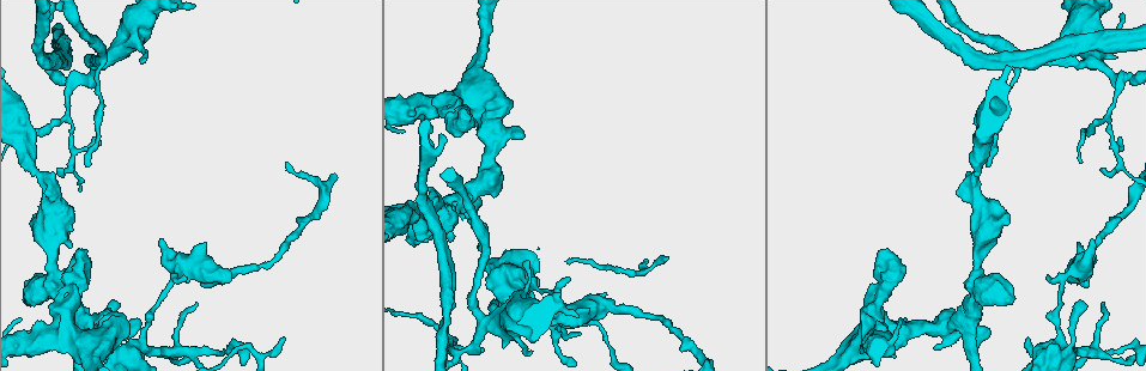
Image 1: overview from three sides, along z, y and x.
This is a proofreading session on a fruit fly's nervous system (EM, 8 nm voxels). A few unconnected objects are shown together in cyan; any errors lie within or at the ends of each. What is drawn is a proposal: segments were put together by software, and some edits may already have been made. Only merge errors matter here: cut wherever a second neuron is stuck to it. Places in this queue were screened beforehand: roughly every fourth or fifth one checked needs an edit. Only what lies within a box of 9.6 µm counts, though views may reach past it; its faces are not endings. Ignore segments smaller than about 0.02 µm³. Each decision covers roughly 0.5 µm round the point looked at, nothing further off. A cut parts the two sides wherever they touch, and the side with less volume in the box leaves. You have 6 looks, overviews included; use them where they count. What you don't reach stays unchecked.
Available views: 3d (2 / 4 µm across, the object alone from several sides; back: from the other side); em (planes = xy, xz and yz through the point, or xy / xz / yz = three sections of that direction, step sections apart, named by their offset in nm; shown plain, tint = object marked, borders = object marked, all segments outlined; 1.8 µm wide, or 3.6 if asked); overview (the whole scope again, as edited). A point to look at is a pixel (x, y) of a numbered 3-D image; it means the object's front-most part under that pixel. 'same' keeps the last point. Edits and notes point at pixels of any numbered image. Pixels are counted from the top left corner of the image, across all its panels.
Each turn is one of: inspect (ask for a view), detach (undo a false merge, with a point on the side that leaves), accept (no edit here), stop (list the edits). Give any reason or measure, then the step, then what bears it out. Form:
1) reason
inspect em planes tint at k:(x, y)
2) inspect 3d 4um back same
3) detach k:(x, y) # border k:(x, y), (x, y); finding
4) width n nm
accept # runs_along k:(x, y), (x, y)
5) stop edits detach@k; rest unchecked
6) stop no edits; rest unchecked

a narrow waist
inspect 3d 2um at 1:(979, 169)

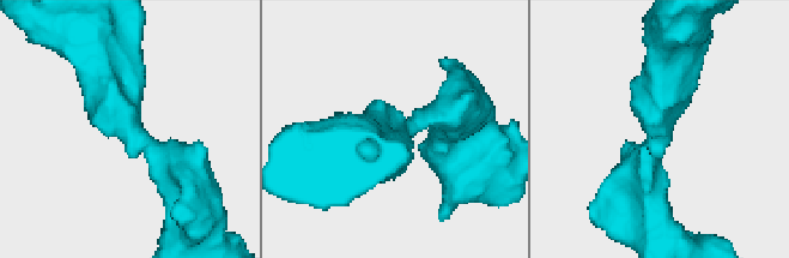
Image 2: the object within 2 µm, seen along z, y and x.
arm_widths 320, 320 nm; need the tissue
inspect em 3.6um planes tint at 2:(400, 129)

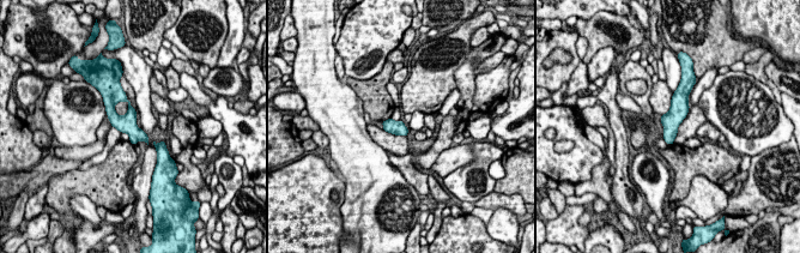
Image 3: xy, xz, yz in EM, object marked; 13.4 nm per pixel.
accept # runs_along 3:(122, 95), (131, 125), (145, 138); continuous, no second neuron

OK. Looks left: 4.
thick turns thin
inspect em 3.6um planes tint at 1:(979, 245)

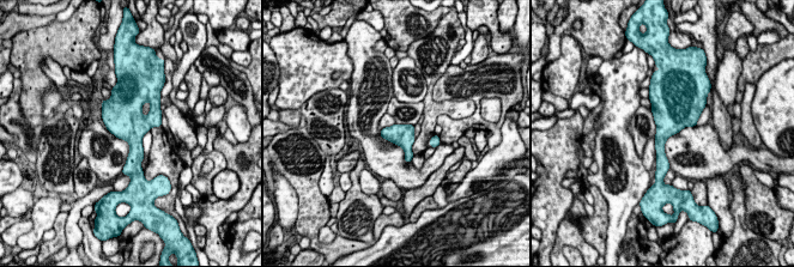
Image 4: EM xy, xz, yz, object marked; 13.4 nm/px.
accept # continuous, no second neuron

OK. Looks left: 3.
thick turns thin
inspect em 3.6um xy step 4 tint at 1:(77, 342)

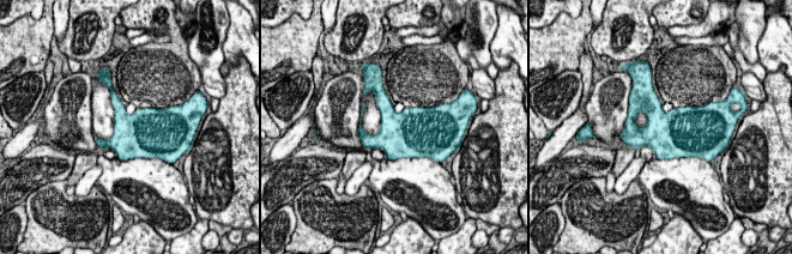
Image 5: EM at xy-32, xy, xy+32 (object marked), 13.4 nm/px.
cut it another way
inspect em 3.6um planes tint same

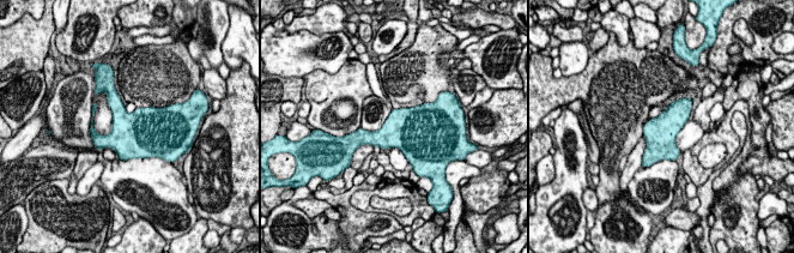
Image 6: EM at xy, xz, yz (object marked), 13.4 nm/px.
accept # one neuron here

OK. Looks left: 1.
stop no edits; rest unchecked

